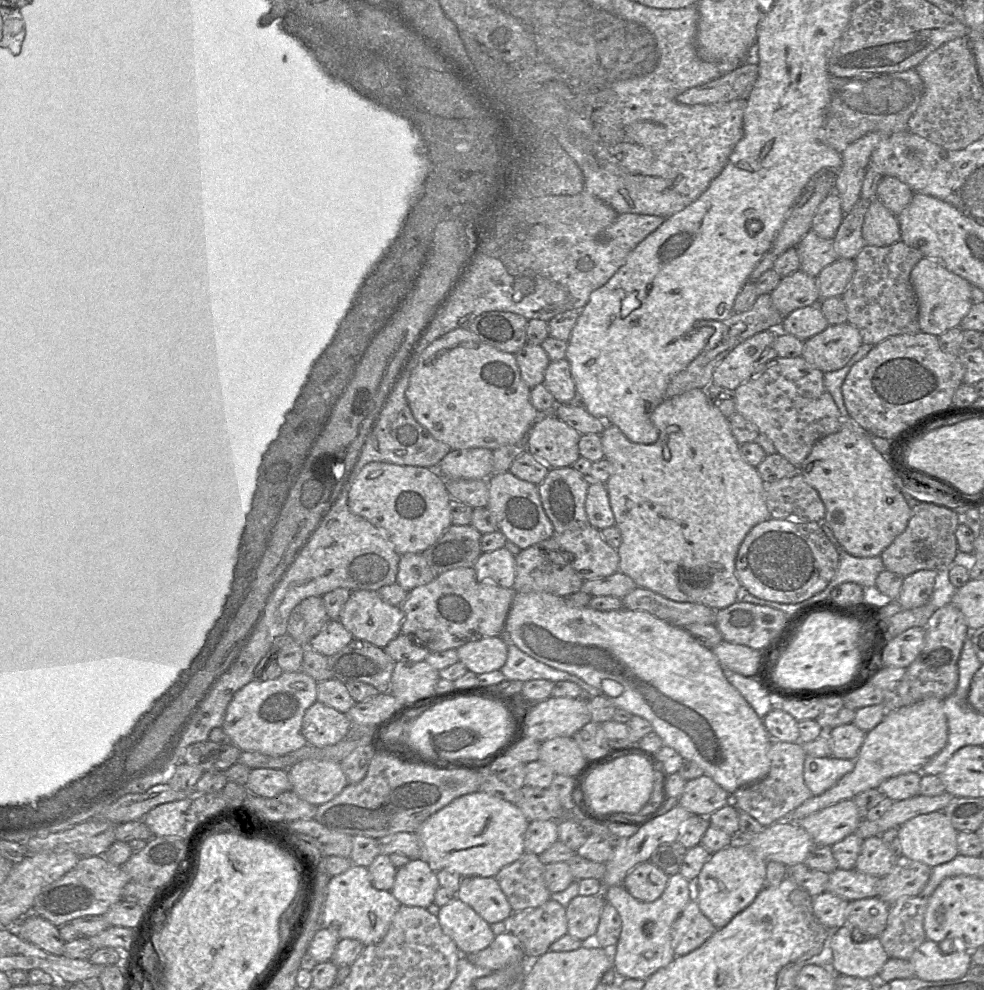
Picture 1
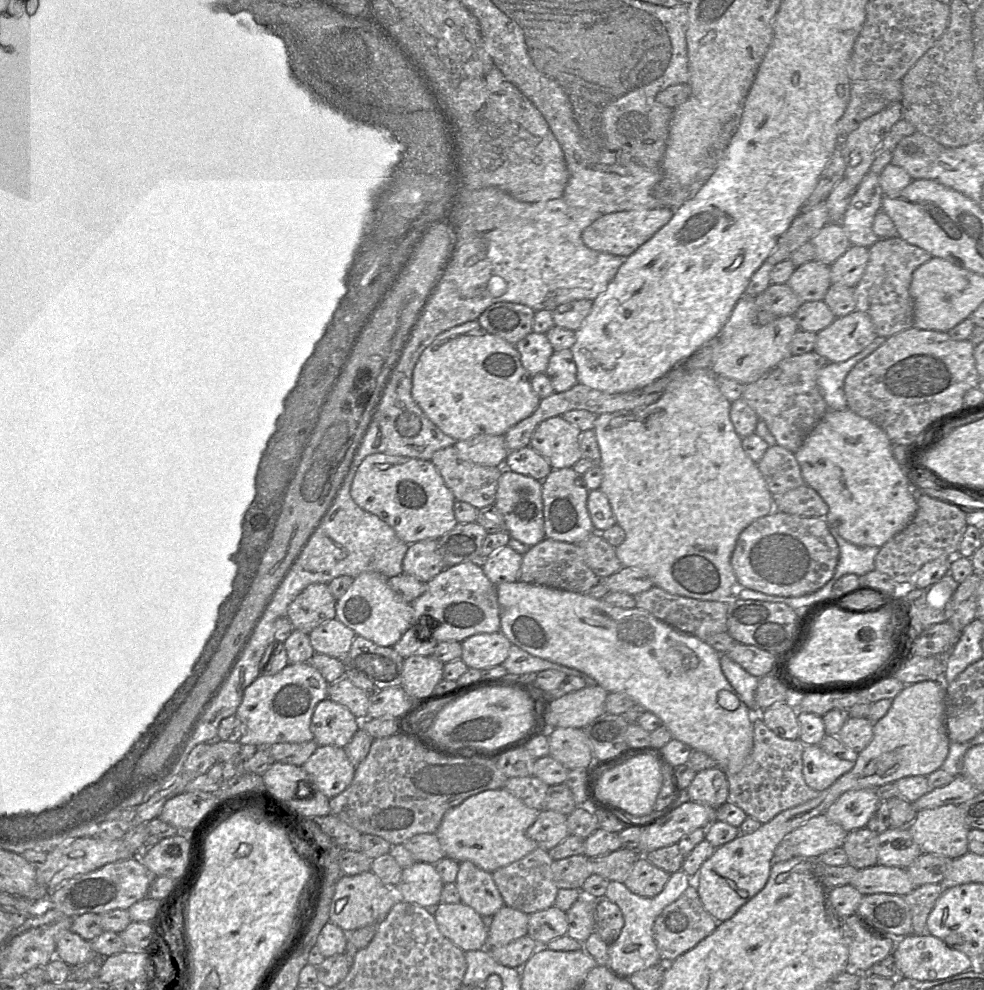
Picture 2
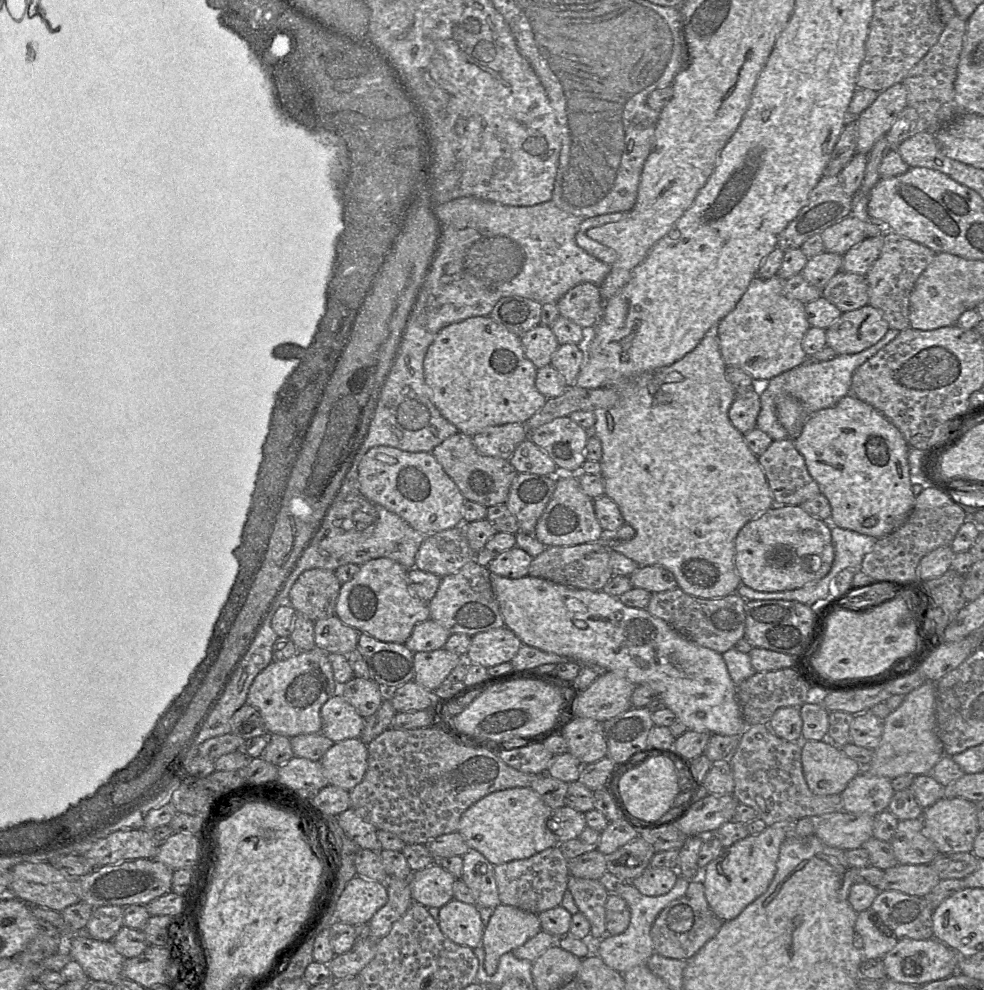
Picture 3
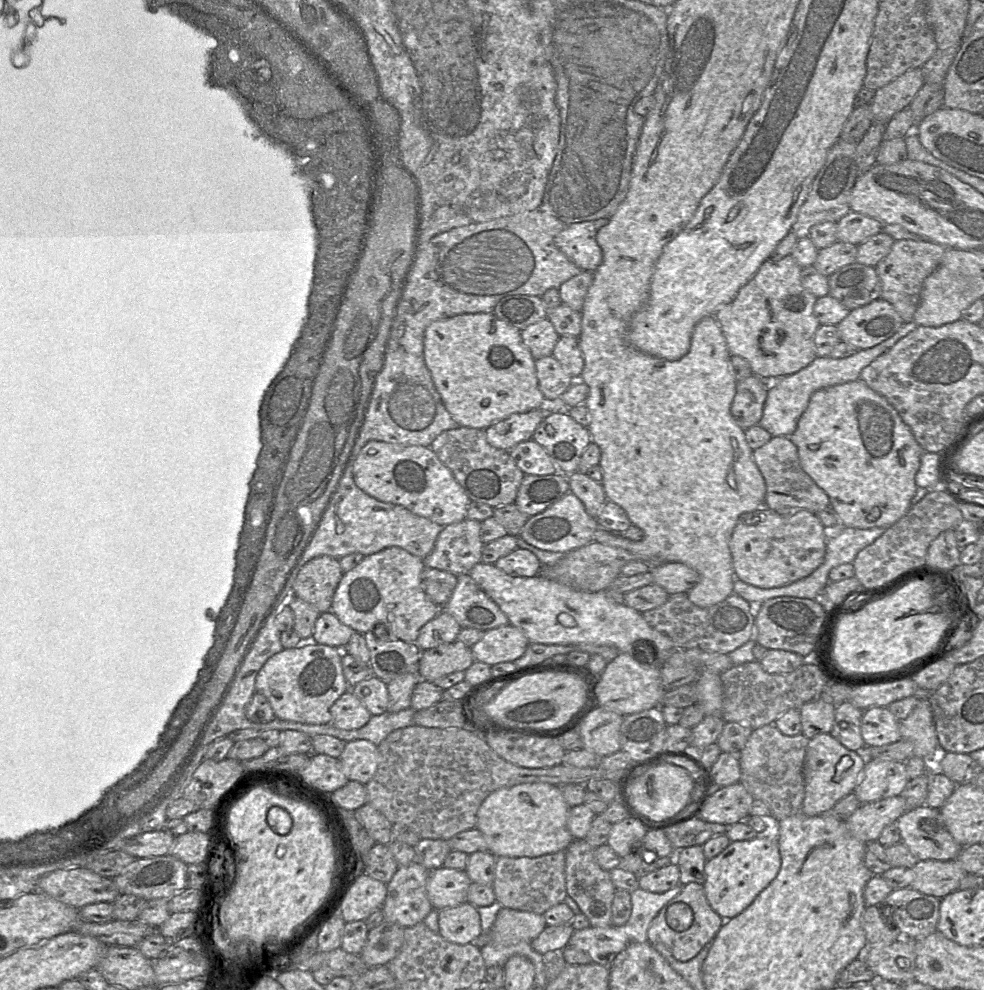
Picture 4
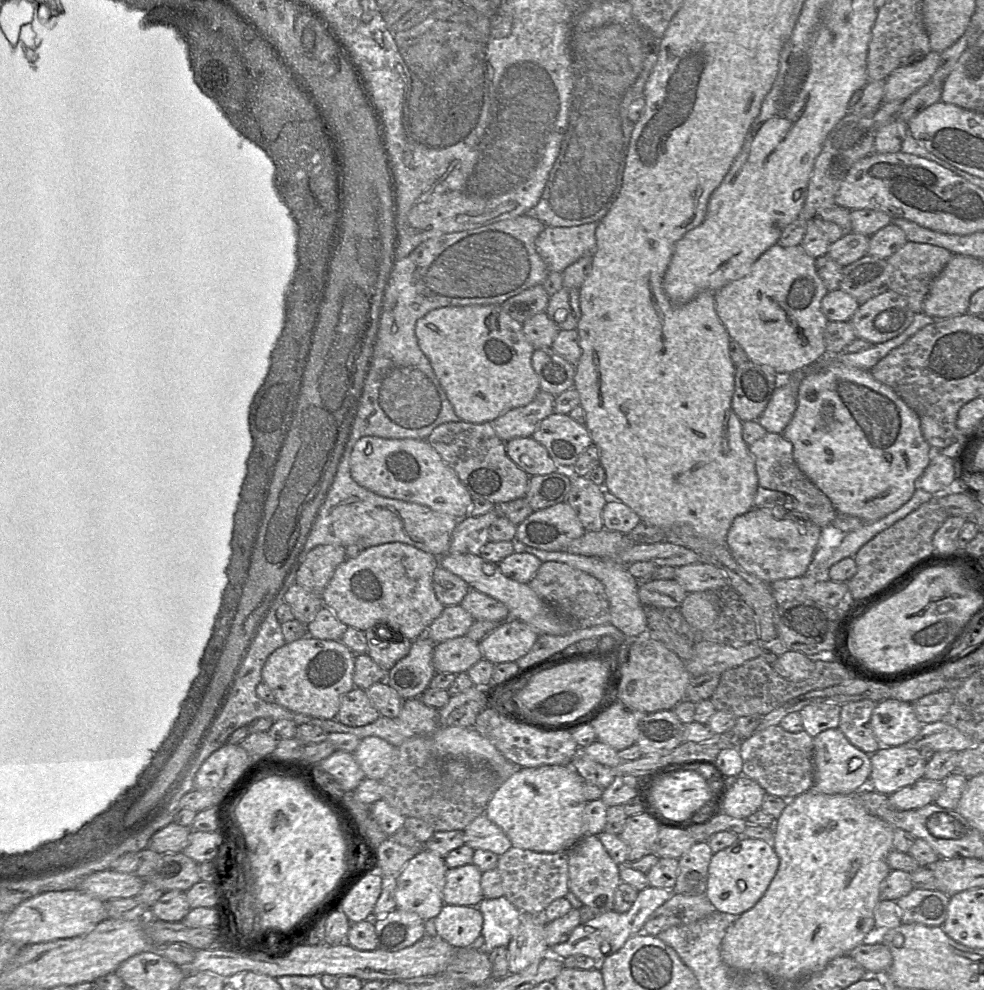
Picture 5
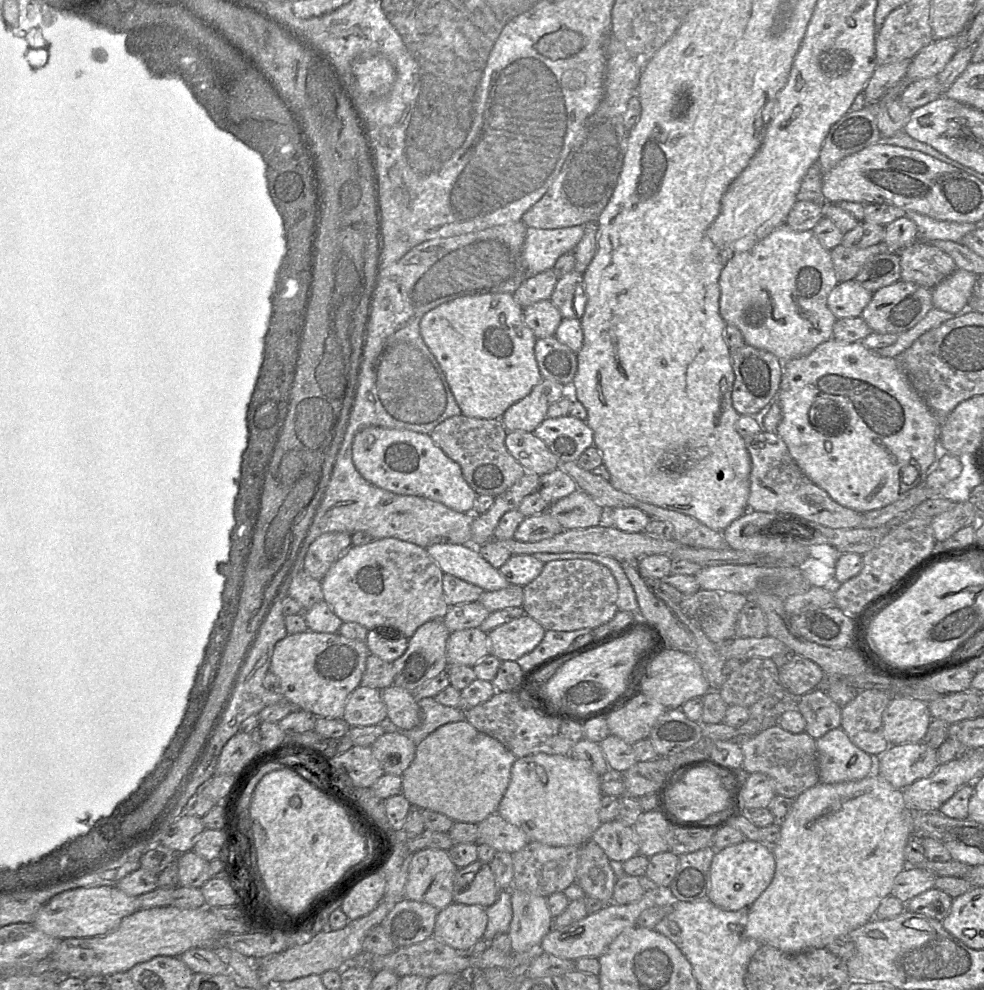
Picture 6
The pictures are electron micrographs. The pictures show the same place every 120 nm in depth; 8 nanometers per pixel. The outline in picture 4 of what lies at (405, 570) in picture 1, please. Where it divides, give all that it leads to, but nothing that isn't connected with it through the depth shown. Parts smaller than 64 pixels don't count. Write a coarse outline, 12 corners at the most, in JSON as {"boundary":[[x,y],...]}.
{"boundary":[[481,522],[444,526],[425,568],[468,574],[481,562]]}

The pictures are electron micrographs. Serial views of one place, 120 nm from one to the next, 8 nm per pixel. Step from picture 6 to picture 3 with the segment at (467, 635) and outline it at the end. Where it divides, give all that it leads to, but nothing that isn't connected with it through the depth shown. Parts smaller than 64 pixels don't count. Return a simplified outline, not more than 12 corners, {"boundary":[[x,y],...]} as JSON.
{"boundary":[[441,648],[414,653],[414,681],[437,689],[464,657]]}

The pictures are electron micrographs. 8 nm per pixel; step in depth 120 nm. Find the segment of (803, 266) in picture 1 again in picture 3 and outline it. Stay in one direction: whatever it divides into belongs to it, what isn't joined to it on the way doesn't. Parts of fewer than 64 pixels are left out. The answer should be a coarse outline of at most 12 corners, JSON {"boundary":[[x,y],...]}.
{"boundary":[[849,215],[820,235],[824,251],[843,256],[866,238]]}

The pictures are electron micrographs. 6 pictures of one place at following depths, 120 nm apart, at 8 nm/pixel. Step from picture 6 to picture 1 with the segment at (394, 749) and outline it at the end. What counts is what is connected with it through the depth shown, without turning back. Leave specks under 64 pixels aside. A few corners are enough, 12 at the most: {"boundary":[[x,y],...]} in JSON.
{"boundary":[[303,760],[292,791],[315,806],[349,784],[341,764]]}

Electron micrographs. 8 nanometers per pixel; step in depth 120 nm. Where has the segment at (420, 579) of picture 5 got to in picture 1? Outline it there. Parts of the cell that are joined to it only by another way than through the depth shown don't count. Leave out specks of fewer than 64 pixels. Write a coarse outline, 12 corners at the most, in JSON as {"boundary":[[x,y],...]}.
{"boundary":[[351,591],[338,620],[385,648],[401,633],[401,606]]}

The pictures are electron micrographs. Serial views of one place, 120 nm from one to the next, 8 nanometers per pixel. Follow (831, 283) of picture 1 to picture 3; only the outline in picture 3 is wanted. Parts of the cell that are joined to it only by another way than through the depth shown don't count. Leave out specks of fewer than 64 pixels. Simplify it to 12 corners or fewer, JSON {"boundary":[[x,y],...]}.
{"boundary":[[866,237],[843,255],[842,271],[865,276],[884,239]]}

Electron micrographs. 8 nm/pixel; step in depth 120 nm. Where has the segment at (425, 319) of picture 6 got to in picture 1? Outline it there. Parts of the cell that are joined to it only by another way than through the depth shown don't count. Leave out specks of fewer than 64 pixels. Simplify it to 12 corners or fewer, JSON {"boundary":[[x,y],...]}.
{"boundary":[[468,328],[410,371],[415,419],[451,450],[525,443],[541,415],[514,354]]}

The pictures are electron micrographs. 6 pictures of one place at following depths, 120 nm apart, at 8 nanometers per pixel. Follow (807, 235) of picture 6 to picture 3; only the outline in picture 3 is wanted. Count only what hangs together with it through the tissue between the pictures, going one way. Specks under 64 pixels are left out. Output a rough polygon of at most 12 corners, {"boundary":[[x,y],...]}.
{"boundary":[[754,277],[713,331],[726,367],[770,380],[808,358],[805,304]]}

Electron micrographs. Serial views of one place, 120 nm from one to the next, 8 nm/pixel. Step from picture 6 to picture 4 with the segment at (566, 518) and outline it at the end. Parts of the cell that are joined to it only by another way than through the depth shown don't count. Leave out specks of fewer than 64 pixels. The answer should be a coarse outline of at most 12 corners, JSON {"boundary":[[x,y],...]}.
{"boundary":[[569,473],[570,492],[597,519],[607,497],[601,482]]}

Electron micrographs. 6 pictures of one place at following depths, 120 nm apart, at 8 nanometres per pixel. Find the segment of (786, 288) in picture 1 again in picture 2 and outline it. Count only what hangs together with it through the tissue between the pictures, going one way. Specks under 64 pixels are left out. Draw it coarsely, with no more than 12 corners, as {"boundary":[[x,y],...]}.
{"boundary":[[809,261],[786,283],[802,302],[823,300],[830,266]]}

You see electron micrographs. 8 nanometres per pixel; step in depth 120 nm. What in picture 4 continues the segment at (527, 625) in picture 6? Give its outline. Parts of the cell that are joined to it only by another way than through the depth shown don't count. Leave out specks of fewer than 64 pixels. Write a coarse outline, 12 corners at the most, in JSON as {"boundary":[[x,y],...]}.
{"boundary":[[512,624],[485,631],[471,647],[475,661],[513,662],[530,644]]}

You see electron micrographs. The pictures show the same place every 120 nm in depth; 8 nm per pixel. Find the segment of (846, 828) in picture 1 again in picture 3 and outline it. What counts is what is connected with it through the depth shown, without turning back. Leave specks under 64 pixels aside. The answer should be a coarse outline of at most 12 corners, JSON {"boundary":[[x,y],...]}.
{"boundary":[[862,770],[840,794],[843,811],[888,809],[891,780]]}

